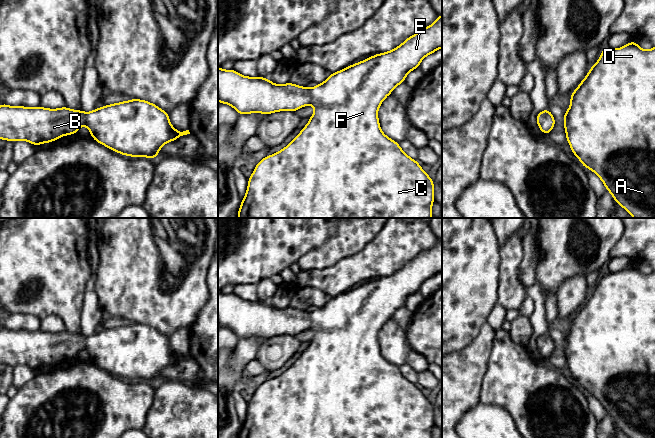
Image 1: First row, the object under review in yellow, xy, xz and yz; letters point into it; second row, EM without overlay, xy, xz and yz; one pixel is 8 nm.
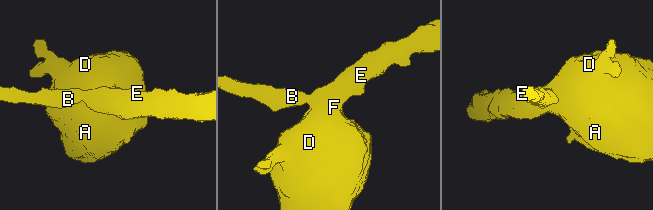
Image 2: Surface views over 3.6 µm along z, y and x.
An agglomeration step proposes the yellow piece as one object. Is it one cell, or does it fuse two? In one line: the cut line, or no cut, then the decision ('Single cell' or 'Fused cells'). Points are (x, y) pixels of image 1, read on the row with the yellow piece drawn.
No split. Single cell

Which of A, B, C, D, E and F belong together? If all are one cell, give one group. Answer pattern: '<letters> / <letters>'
A B C D E F

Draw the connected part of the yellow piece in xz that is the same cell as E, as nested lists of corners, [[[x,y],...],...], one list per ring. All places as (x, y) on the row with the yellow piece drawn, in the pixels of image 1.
[[[438,15],[436,21],[408,37],[401,45],[391,51],[376,54],[361,62],[350,65],[338,72],[331,73],[330,76],[321,84],[313,88],[302,87],[288,82],[287,84],[277,85],[268,78],[259,76],[246,77],[239,74],[234,69],[223,70],[218,67],[218,101],[220,104],[231,105],[239,115],[249,113],[263,113],[265,115],[278,111],[297,111],[305,105],[313,105],[315,112],[309,118],[307,125],[301,132],[282,150],[269,155],[258,162],[252,175],[248,179],[246,195],[238,210],[238,218],[433,218],[431,207],[434,199],[434,181],[421,168],[417,160],[410,158],[399,146],[399,142],[387,137],[380,129],[378,120],[378,108],[384,99],[392,93],[395,87],[405,83],[406,75],[419,67],[424,57],[442,48],[442,15]]]

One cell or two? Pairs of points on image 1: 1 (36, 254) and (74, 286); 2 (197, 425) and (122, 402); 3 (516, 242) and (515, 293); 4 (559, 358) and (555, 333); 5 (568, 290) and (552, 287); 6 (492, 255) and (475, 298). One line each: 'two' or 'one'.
1: one
2: two
3: one
4: one
5: two
6: one

